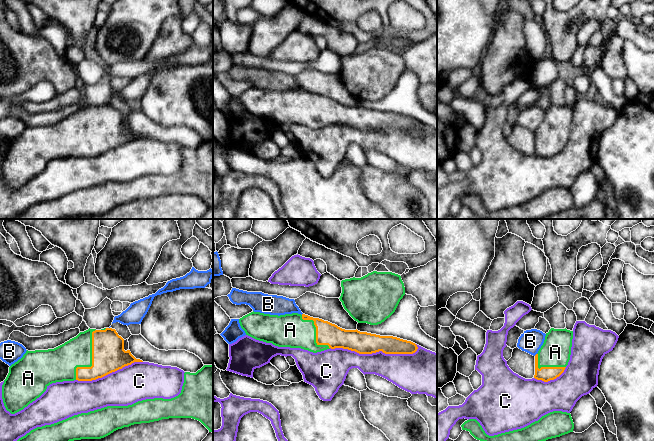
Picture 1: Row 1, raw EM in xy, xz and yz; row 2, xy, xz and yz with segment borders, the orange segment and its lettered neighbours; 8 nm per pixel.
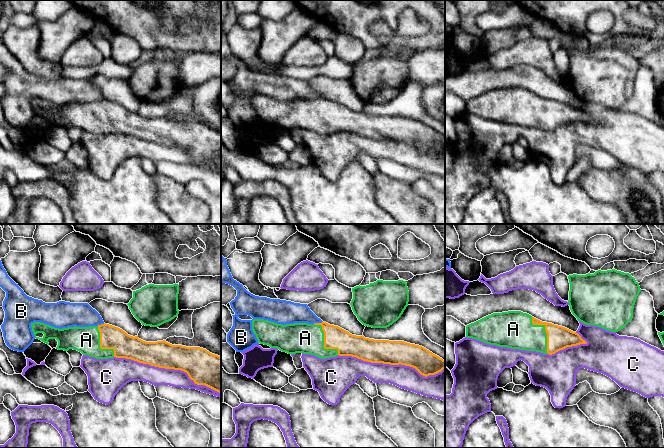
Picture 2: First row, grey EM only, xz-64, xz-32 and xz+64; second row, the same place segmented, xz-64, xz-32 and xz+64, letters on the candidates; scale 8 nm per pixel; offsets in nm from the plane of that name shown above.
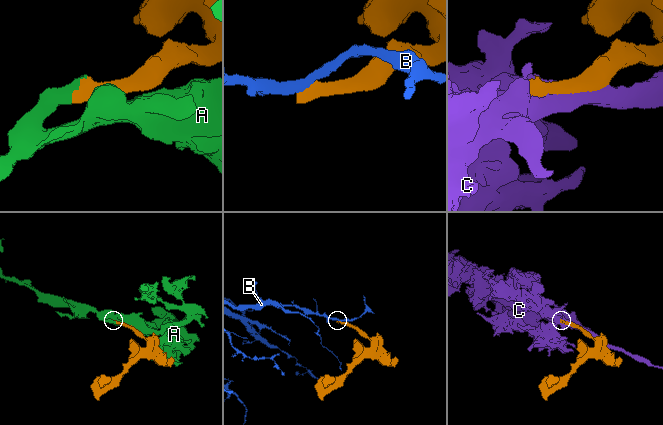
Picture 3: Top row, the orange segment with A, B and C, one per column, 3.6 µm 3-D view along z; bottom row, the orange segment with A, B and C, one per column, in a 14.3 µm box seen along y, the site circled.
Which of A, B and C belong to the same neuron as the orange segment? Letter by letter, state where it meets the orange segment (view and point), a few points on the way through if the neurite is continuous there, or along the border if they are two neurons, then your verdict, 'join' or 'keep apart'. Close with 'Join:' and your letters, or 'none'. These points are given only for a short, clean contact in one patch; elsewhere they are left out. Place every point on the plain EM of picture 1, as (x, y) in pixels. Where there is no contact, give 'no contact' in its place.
A: contact xy (92, 136); join
B: no contact; keep apart
C: contact xz (374, 128); keep apart
Join: A

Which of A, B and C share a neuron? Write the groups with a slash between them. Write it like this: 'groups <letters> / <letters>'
groups A / B / C

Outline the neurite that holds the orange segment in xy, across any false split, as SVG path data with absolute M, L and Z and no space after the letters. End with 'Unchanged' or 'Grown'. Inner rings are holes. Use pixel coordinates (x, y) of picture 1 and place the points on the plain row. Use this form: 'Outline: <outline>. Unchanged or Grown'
Outline: M89 104L54 125L27 126L21 135L9 143L2 161L3 179L7 187L15 190L39 174L52 159L96 156L134 138L143 137L136 135L130 126L124 126L124 115L115 105Z. Grown

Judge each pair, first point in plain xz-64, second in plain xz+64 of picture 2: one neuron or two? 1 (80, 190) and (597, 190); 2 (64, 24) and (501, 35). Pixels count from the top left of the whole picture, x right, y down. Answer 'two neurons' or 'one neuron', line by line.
1: two neurons
2: one neuron

